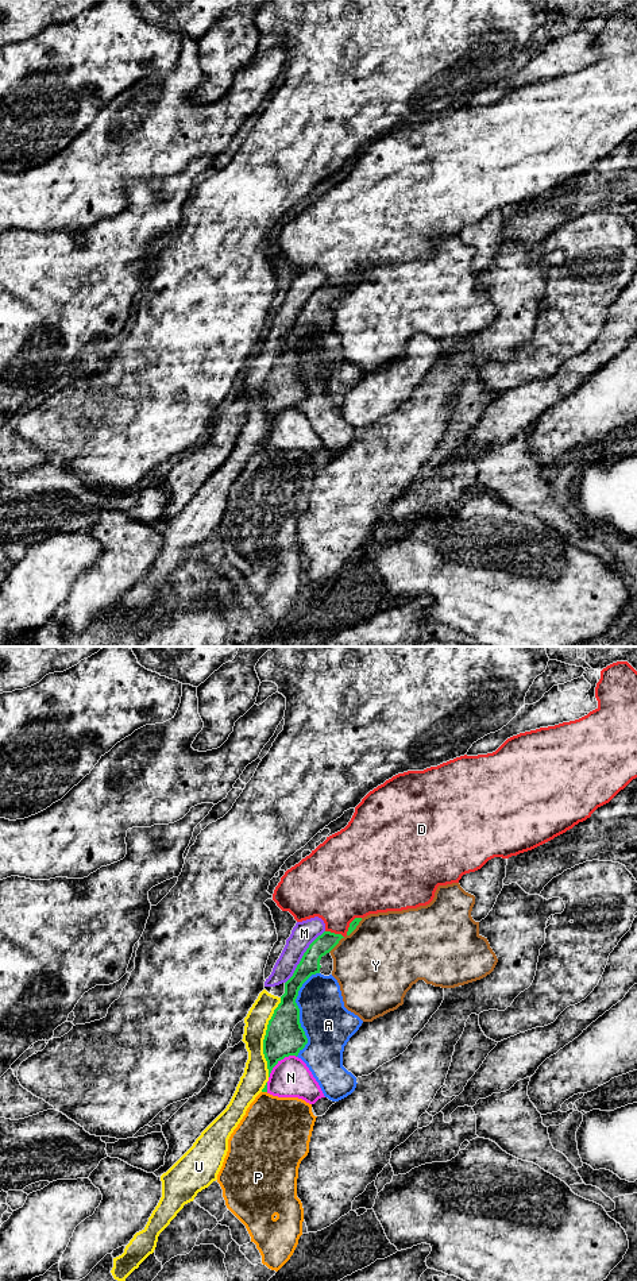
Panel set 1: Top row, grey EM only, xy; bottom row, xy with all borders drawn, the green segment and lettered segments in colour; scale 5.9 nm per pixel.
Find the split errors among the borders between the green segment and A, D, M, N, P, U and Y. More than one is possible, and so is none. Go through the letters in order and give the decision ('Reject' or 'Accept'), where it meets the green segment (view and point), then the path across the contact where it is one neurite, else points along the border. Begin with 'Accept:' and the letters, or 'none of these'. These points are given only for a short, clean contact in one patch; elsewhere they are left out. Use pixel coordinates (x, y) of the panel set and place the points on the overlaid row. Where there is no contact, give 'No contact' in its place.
Accept: none of these
A: Reject. Touches green at xy (298, 1013)
D: Reject. Touches green at xy (350, 923)
M: Reject. Touches green at xy (302, 957)
N: Reject. Touches green at xy (280, 1060)
P: Reject. Touches green at xy (265, 1091)
U: Reject. Touches green at xy (265, 1037)
Y: Reject. Touches green at xy (355, 928)

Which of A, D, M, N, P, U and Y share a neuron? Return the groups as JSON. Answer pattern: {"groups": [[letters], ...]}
{"groups": [["A"], ["D"], ["M", "U"], ["N"], ["P"], ["Y"]]}

